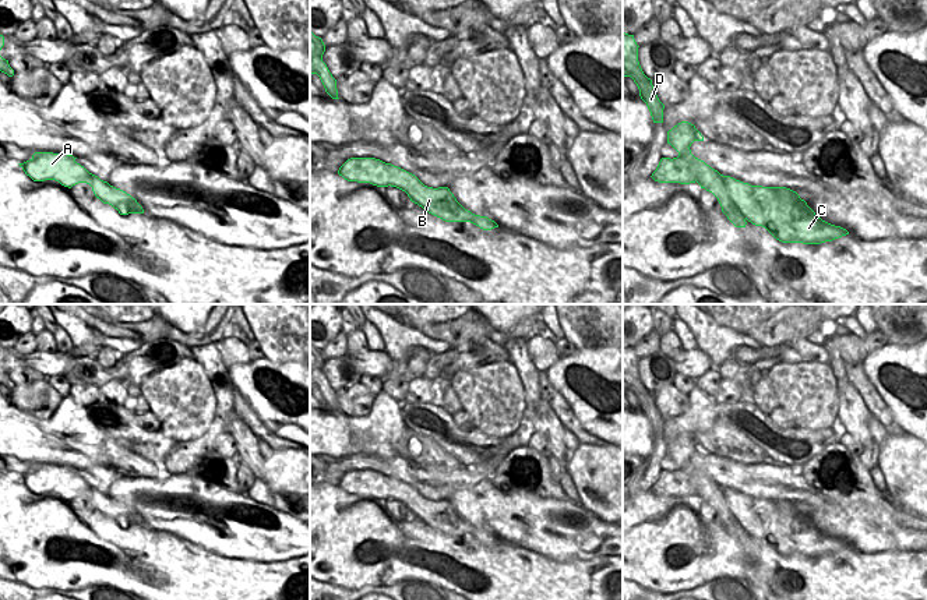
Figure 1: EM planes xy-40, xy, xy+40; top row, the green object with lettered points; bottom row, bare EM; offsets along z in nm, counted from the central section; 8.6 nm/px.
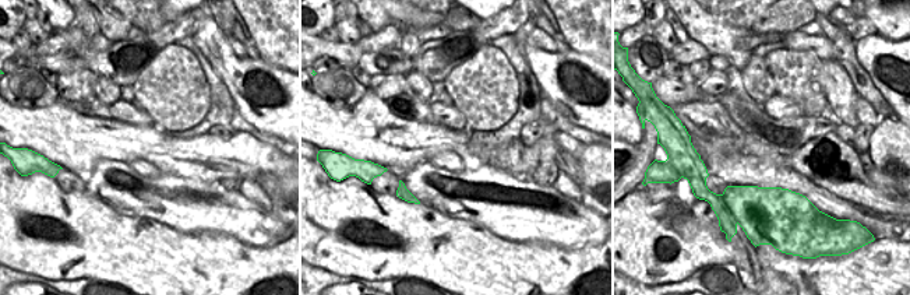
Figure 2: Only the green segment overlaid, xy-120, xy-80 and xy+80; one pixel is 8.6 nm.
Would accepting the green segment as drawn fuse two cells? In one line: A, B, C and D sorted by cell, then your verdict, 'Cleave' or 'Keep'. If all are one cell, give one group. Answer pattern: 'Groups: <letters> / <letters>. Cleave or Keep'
Groups: A B C / D. Cleave.

